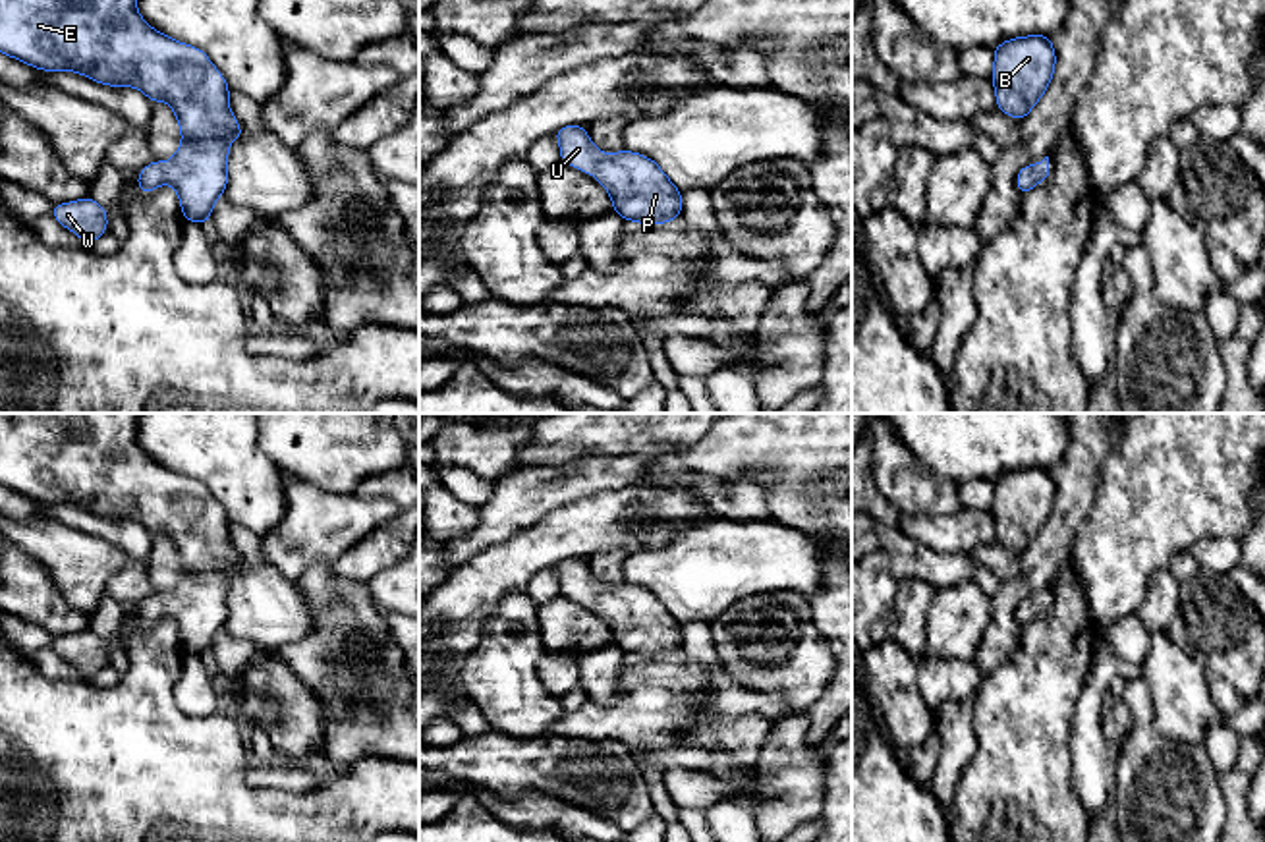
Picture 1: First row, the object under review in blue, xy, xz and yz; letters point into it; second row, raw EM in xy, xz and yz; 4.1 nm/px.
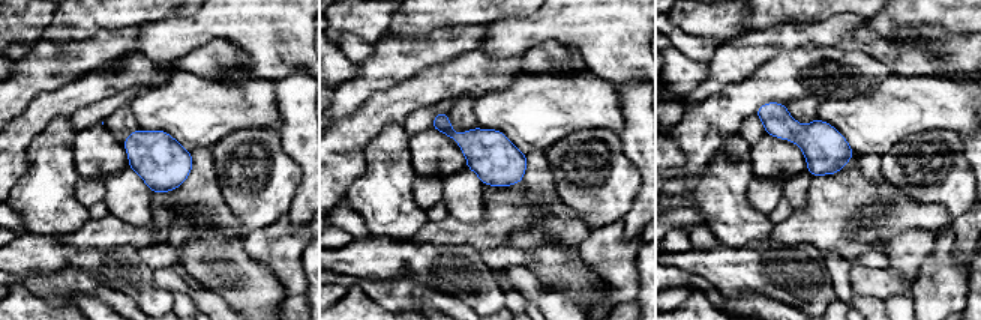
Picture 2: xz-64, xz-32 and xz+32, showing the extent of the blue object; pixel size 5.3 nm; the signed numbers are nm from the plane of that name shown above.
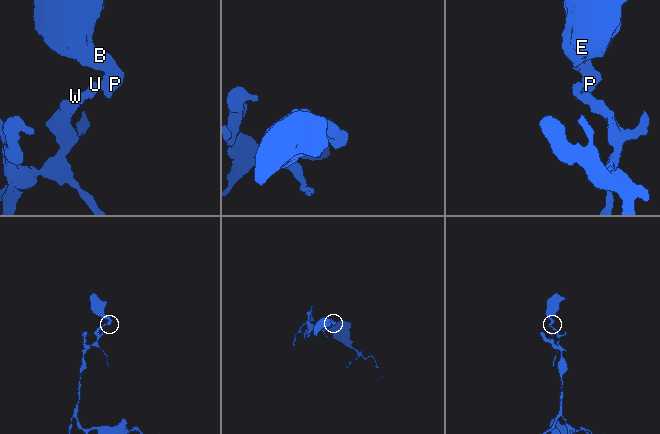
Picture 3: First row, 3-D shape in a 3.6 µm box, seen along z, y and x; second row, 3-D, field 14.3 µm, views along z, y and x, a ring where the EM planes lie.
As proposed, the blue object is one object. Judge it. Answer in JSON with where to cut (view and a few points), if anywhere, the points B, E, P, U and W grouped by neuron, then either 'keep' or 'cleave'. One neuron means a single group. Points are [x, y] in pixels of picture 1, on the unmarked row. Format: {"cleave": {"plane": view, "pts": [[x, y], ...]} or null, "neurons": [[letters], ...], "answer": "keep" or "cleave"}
{"cleave": null, "neurons": [["B", "E", "P", "U", "W"]], "answer": "keep"}

